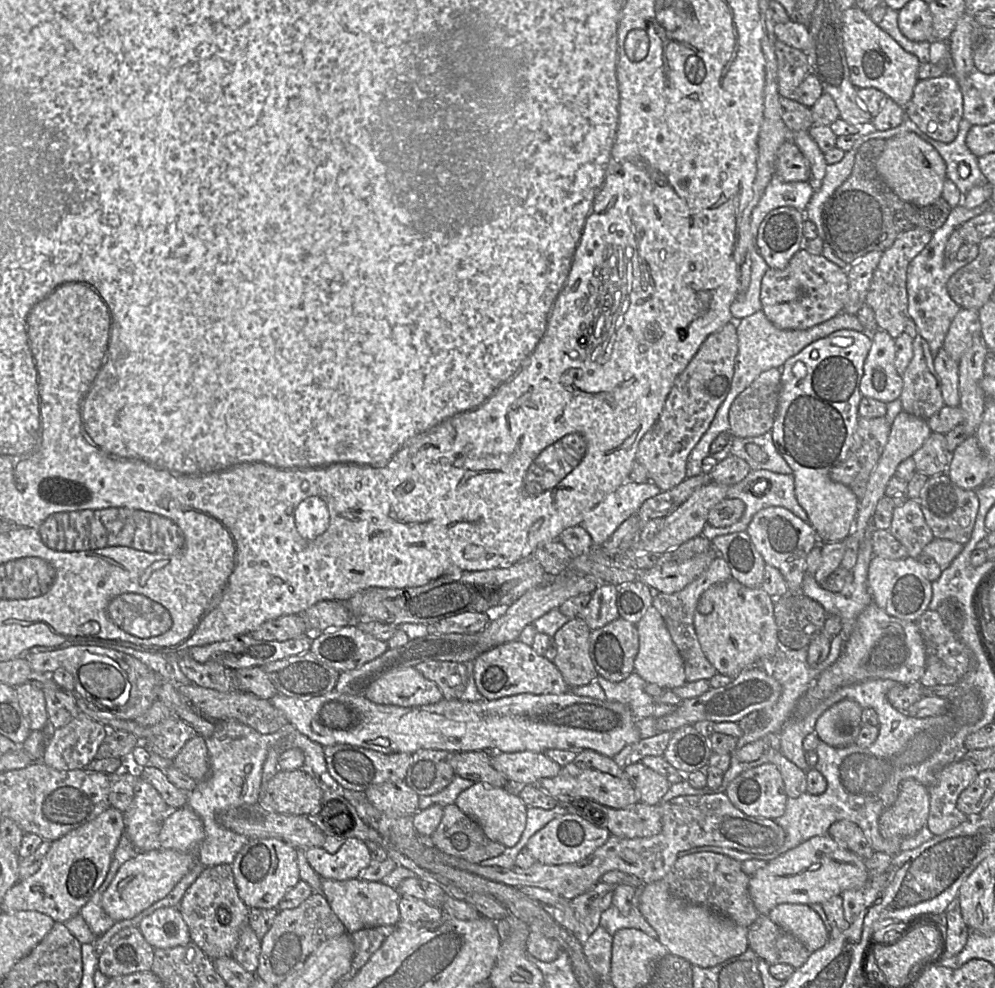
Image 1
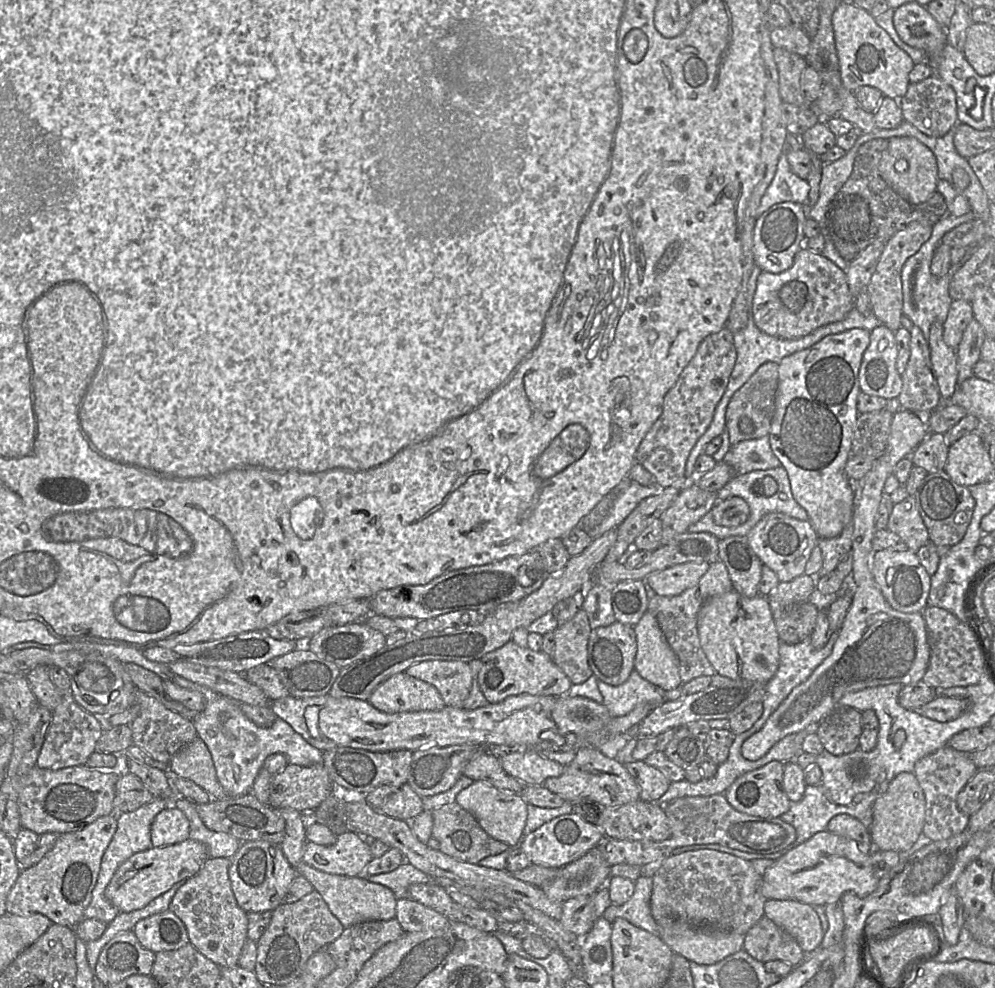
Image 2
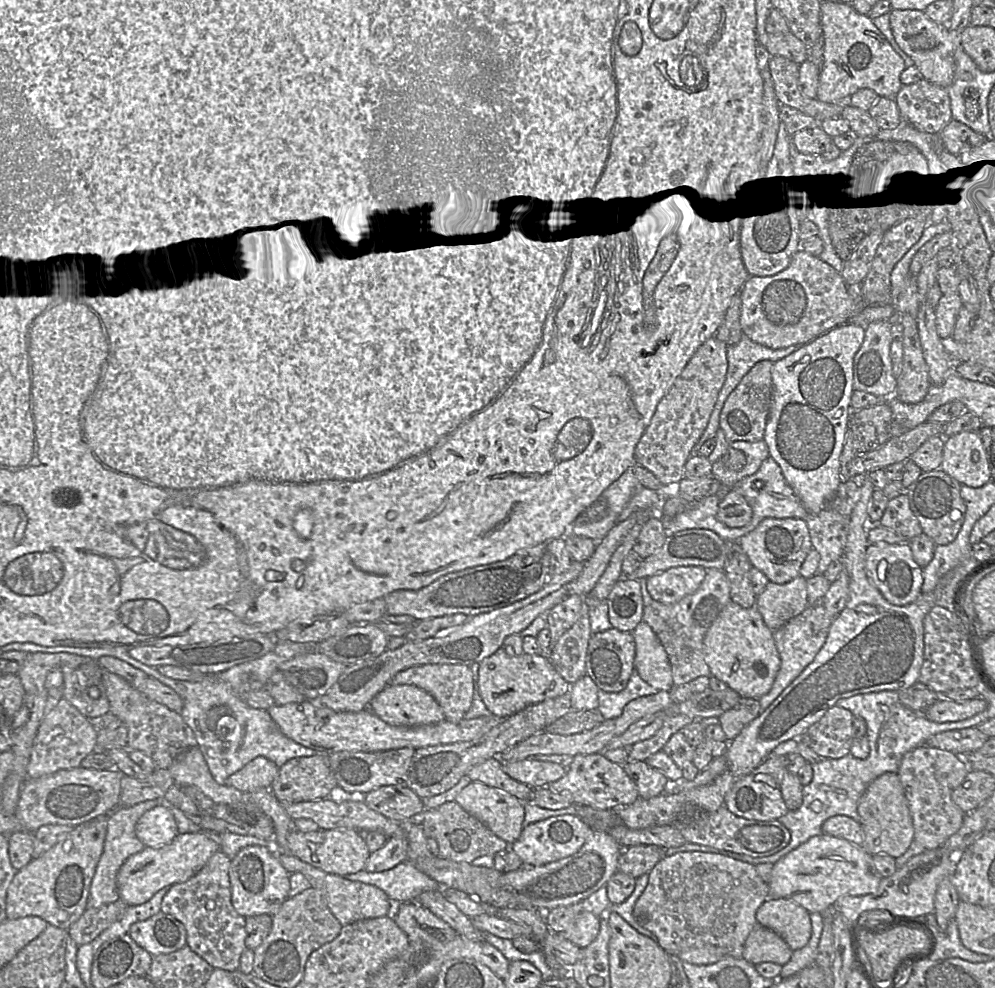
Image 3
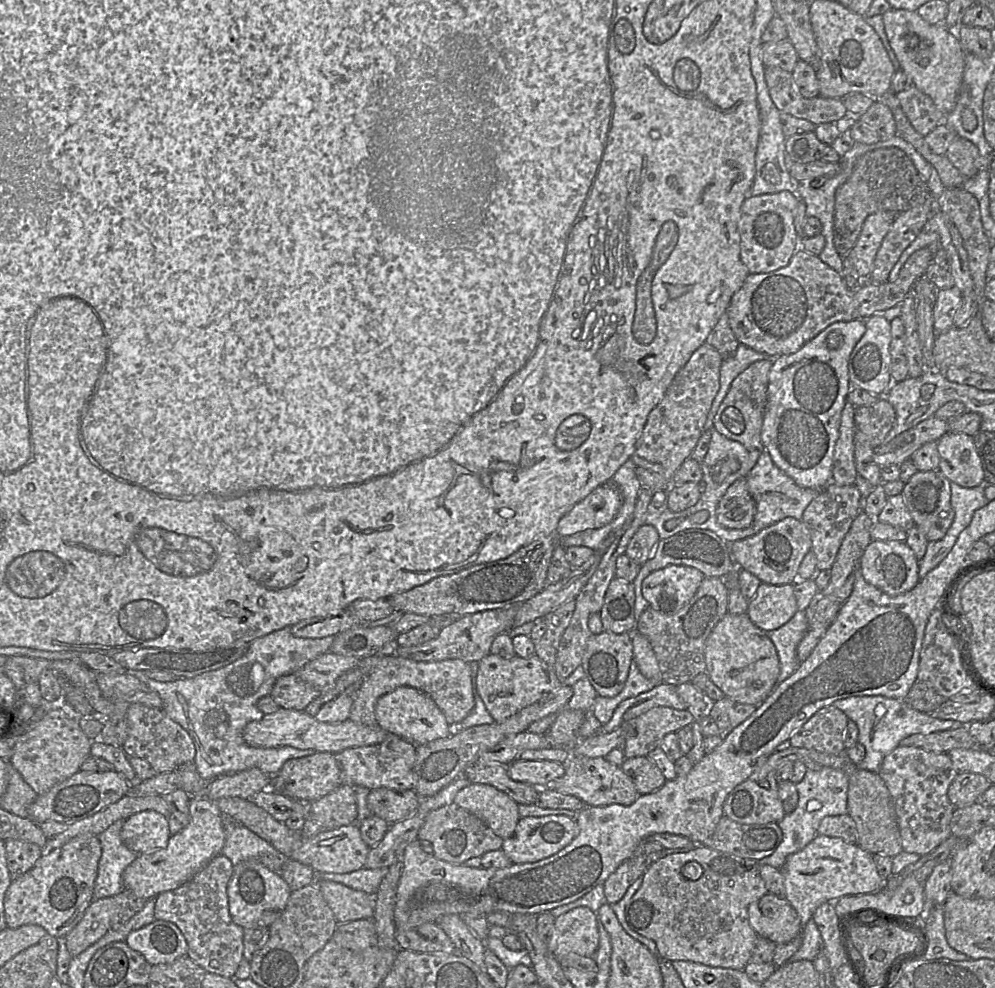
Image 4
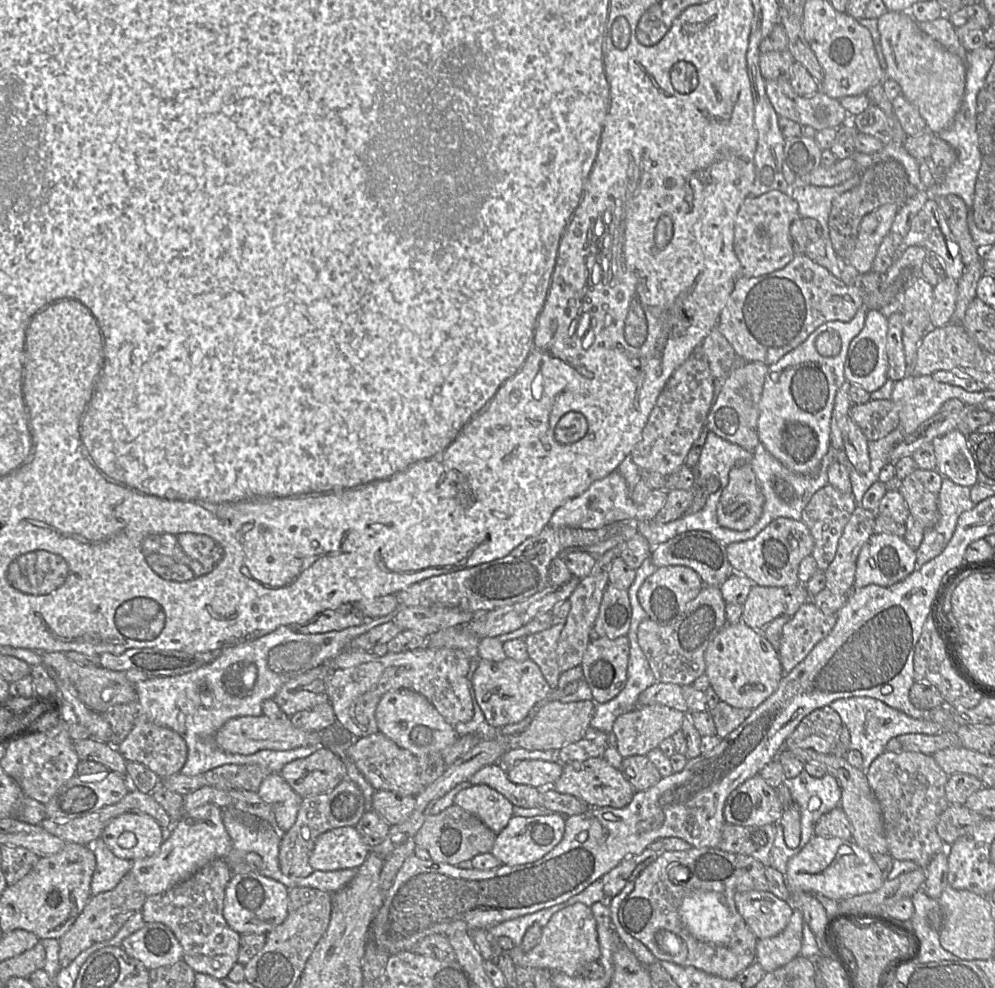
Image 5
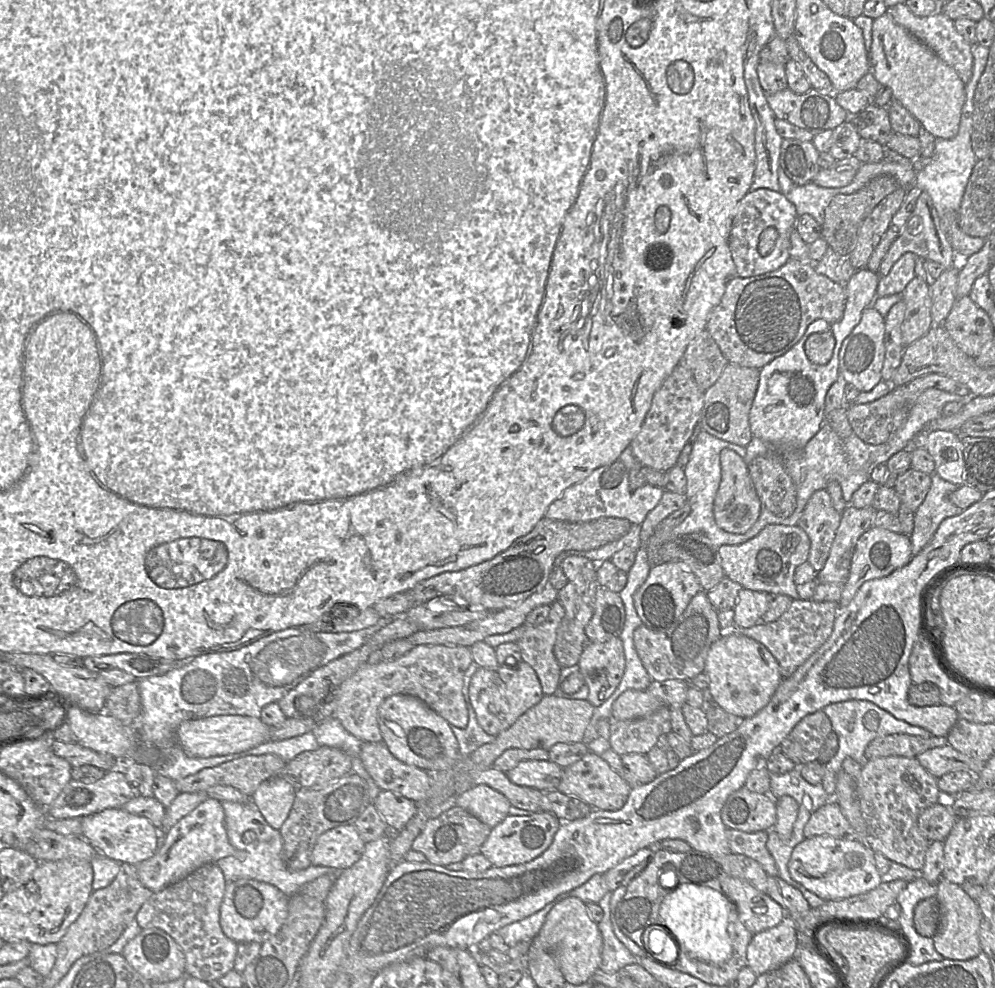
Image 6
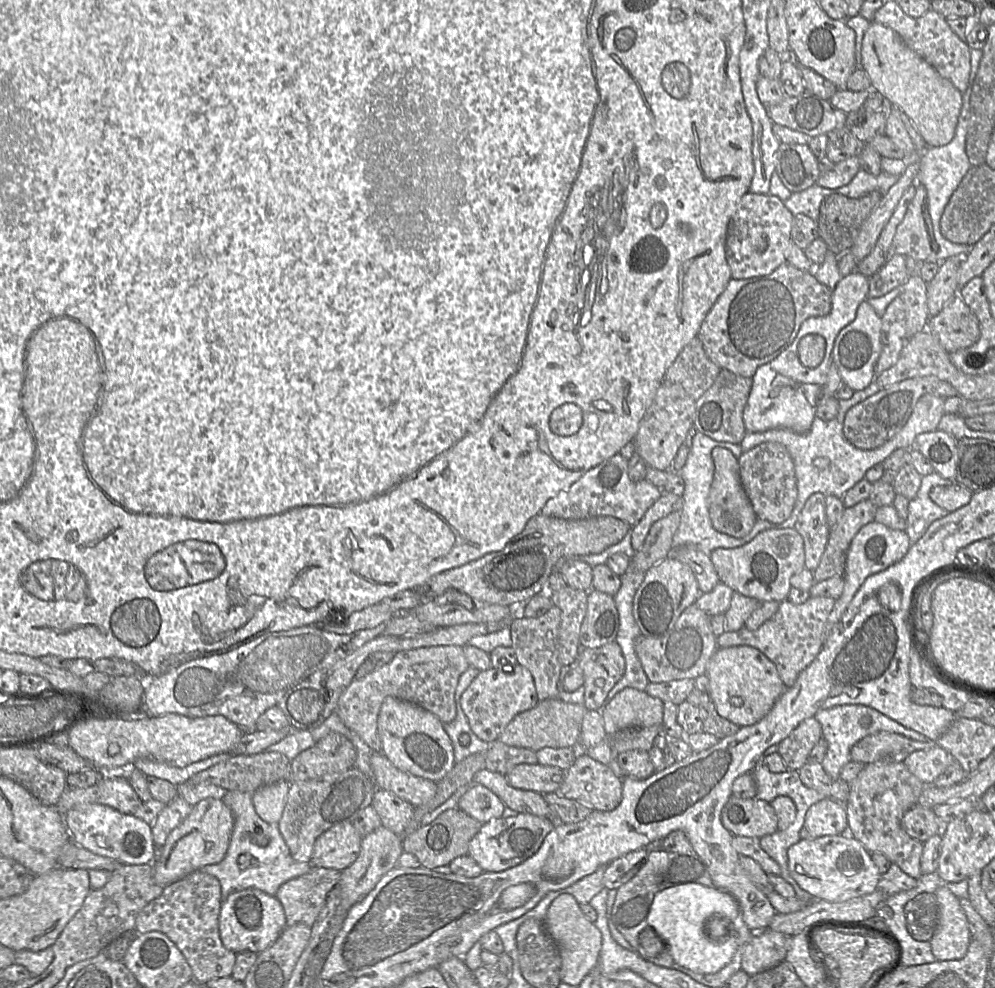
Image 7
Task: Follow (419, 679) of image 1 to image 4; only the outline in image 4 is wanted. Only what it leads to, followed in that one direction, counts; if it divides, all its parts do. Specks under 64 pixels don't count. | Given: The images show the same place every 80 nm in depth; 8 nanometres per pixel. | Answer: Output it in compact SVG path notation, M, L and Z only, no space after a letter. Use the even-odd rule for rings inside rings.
M408 686L398 687L381 696L376 704L375 716L382 729L416 746L446 738L453 733L453 727L431 697Z

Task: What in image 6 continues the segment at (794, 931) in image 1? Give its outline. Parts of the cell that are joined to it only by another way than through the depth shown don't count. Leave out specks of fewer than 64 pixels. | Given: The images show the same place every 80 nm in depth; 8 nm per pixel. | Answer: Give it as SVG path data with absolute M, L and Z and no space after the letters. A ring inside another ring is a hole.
M734 877L721 880L722 892L734 903L742 924L754 935L779 925L786 910L768 894Z

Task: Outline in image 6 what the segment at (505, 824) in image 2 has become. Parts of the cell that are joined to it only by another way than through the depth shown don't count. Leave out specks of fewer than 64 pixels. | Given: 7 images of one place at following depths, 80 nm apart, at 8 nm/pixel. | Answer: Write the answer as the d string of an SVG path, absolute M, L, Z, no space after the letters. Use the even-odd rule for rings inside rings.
M474 785L457 798L456 806L493 828L509 815L511 804L491 787Z

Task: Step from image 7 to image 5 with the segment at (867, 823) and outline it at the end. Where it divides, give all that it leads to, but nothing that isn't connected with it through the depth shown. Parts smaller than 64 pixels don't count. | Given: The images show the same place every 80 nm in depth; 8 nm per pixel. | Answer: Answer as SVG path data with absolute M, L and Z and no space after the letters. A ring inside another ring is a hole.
M888 751L878 756L865 773L881 807L888 854L893 859L910 860L920 868L926 868L936 853L946 850L936 826L939 816L950 805L945 796L948 775L937 765L932 755Z

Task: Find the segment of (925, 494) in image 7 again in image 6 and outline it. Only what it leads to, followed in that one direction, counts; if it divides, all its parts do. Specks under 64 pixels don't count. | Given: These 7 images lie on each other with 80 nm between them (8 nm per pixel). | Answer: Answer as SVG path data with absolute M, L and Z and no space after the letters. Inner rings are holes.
M936 473L931 474L930 489L914 512L913 530L909 536L912 556L918 554L932 539L944 519L959 515L963 511L949 500L949 495L958 487Z

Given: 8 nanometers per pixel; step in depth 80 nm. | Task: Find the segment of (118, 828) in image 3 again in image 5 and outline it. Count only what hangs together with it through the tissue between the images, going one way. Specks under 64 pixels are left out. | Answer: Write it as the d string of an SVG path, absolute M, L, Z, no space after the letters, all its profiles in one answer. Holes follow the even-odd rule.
M98 838L89 846L96 858L96 868L91 881L91 897L113 890L129 873L132 861L116 857Z

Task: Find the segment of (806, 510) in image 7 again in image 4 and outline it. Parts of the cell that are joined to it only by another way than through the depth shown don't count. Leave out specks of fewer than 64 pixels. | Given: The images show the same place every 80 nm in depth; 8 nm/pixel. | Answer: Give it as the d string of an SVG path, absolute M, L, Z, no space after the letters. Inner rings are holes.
M828 484L809 503L801 521L811 537L811 550L817 559L817 571L830 570L836 560L841 543L860 512L860 492L855 485Z

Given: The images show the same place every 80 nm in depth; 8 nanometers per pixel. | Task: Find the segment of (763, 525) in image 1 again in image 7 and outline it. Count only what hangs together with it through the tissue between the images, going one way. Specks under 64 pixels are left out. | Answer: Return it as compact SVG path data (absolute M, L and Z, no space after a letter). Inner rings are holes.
M795 528L767 529L750 542L736 548L716 548L709 554L719 581L734 592L758 601L787 600L790 577L804 568L805 552L802 536Z

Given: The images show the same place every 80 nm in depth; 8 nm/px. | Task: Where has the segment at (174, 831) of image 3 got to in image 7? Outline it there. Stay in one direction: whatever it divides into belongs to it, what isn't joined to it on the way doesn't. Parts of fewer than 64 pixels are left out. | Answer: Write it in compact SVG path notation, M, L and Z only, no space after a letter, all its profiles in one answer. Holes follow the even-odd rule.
M101 804L78 805L63 815L63 821L69 832L69 840L122 865L152 865L157 857L151 826L134 815L123 814Z

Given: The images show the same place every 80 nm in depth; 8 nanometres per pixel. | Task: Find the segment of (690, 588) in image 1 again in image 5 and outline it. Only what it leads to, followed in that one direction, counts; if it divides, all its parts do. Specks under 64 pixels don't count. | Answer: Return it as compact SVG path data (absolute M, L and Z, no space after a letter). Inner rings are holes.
M703 586L699 594L688 603L684 611L667 623L657 623L648 617L639 625L637 641L643 651L656 682L674 683L680 686L692 685L693 681L705 673L705 652L711 641L727 624L726 603L718 586Z

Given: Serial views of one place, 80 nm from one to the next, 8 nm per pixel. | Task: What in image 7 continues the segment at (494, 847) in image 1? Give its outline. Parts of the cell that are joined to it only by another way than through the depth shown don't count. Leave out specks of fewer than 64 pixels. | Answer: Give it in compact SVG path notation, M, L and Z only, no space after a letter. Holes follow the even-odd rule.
M459 808L447 810L430 824L421 826L408 836L403 836L403 852L414 855L421 866L428 869L447 866L455 858L468 854L469 843L482 825Z

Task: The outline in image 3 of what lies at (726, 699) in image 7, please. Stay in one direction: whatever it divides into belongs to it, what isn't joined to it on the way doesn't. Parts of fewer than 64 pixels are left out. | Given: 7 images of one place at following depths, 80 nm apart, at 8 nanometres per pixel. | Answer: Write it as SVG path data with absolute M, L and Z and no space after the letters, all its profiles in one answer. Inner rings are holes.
M732 600L706 632L703 652L711 675L726 683L742 698L759 699L768 693L781 665L773 631L764 623L757 607L743 608Z

